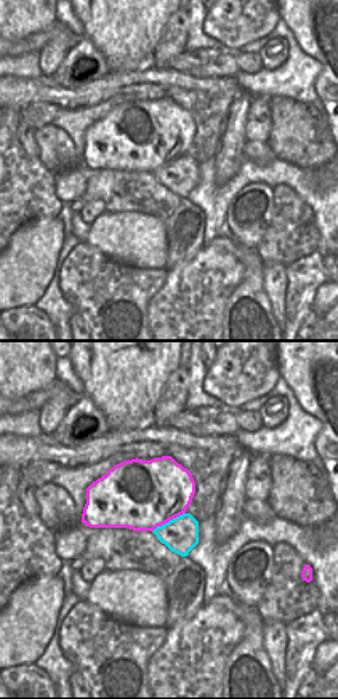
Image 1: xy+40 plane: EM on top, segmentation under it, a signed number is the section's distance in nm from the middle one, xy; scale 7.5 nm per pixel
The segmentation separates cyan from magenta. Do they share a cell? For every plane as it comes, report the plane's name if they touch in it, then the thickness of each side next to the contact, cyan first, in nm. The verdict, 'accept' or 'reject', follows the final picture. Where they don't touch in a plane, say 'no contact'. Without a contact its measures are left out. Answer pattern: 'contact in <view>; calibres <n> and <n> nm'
contact in xy+40; calibres 260 and 500 nm

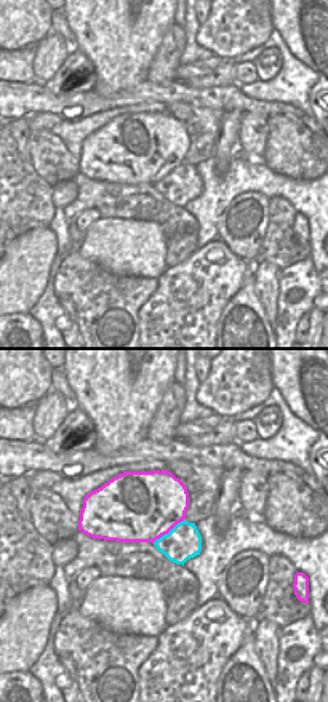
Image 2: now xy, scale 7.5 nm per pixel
contact in xy; calibres 260 and 500 nm

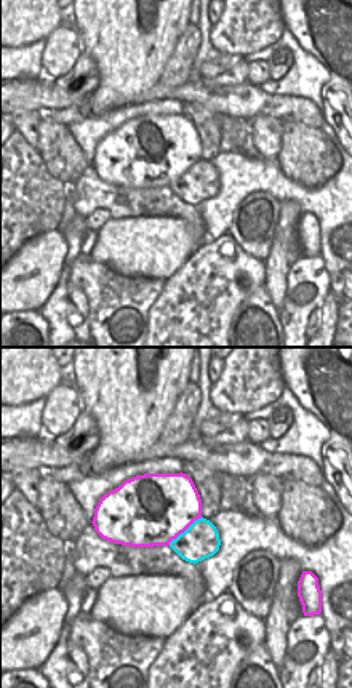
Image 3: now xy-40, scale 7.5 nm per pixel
contact in xy-40; calibres 280 and 480 nm

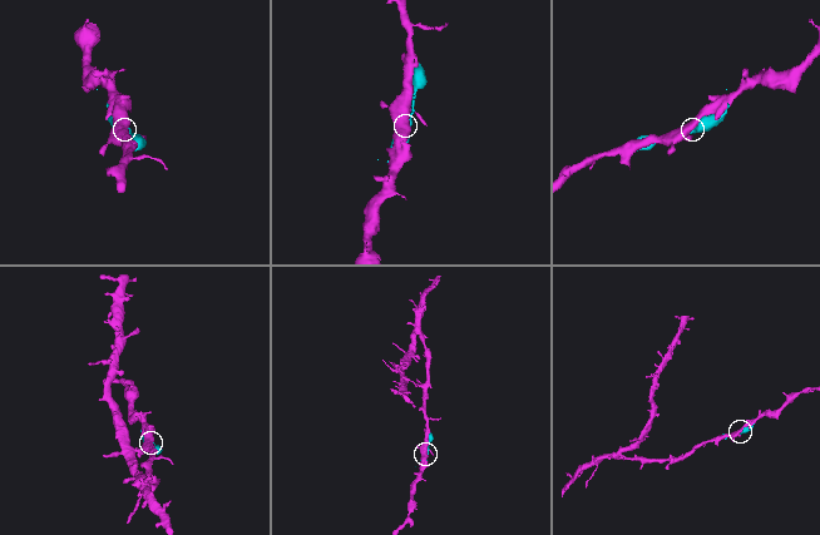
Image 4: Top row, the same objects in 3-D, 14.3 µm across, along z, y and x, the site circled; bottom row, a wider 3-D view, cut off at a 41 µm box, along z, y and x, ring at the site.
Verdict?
reject

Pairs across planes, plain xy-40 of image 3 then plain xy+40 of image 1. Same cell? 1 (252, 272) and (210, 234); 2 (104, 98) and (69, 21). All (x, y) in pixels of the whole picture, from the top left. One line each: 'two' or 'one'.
1: two
2: two

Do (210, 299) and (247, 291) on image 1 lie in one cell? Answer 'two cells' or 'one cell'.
two cells

